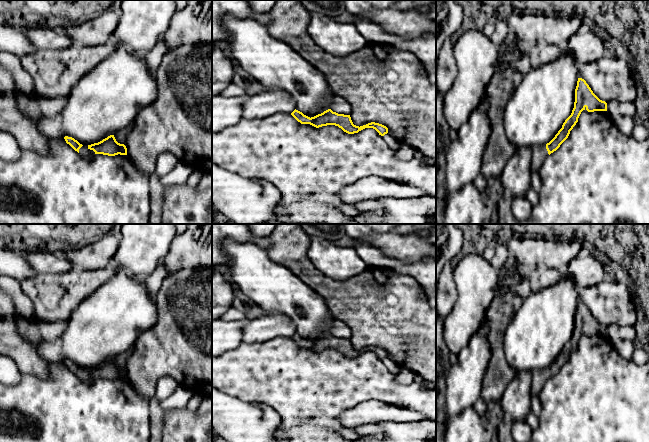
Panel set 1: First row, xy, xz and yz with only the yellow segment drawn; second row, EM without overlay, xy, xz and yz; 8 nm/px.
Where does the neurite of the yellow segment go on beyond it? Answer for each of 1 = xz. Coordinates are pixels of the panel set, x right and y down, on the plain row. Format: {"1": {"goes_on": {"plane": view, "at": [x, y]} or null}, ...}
{"1": {"goes_on": null}}

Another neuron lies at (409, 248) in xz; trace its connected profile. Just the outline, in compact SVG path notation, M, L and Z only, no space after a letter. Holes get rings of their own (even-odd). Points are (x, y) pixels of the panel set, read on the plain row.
M392 231L369 234L354 240L367 243L379 249L387 258L404 263L416 263L425 259L436 261L436 245L420 233L397 234Z

